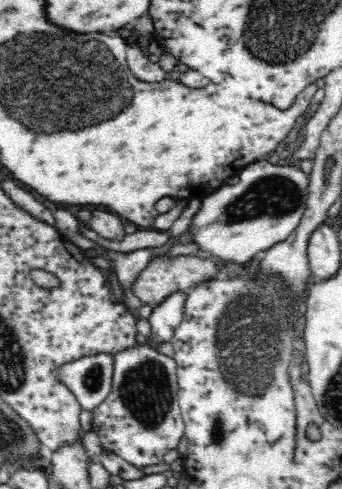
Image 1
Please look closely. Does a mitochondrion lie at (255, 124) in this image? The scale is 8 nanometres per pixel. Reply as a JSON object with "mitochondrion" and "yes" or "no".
{"mitochondrion":"no"}

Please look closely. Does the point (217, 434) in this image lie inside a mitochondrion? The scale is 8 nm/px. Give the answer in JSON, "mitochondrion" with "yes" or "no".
{"mitochondrion":"yes"}

